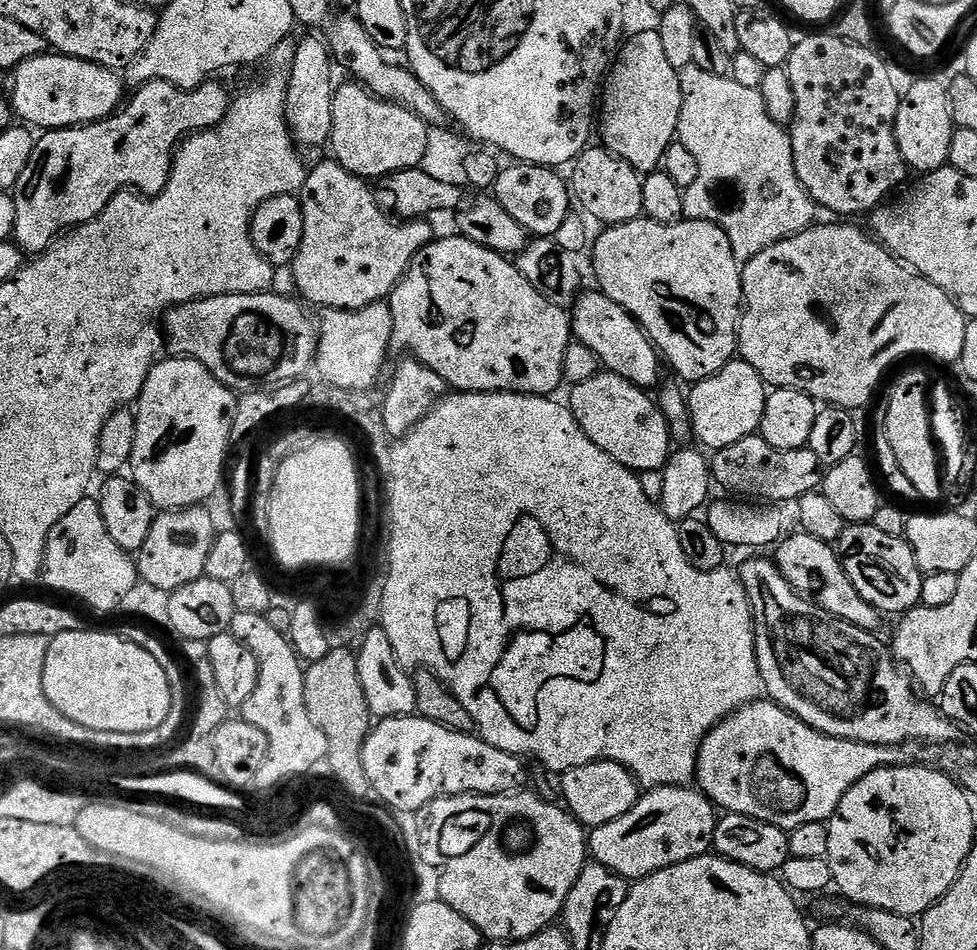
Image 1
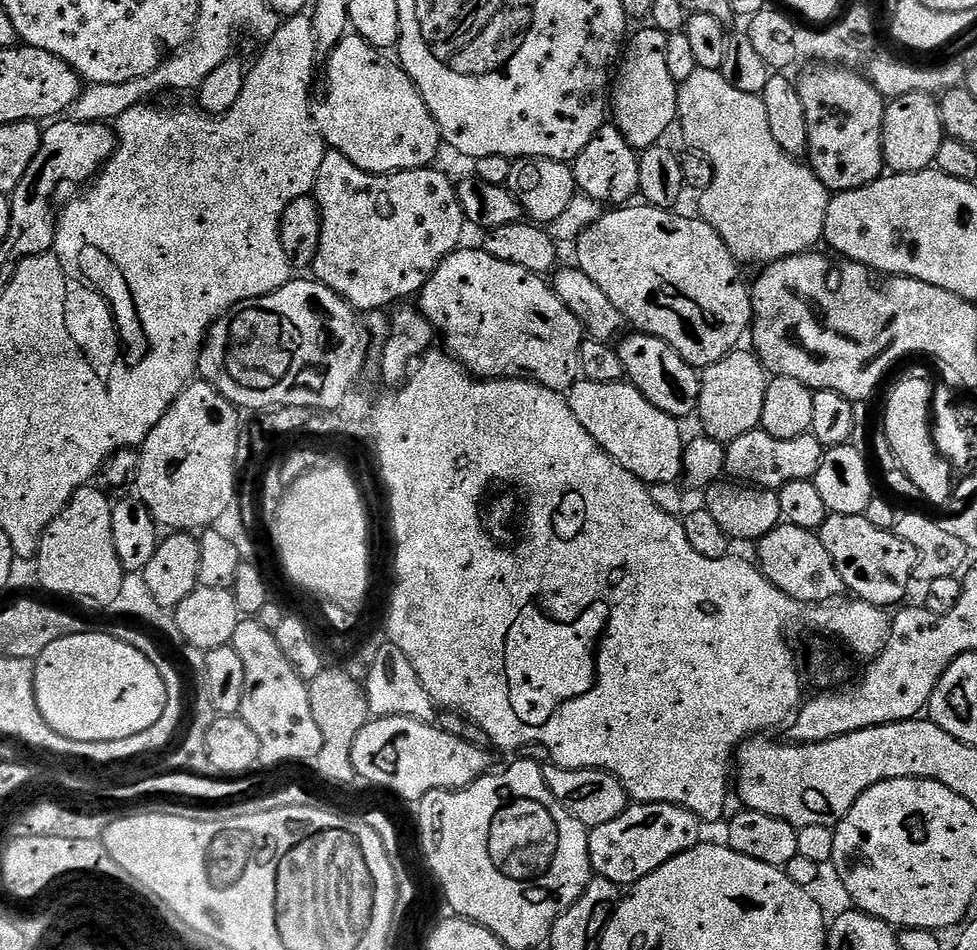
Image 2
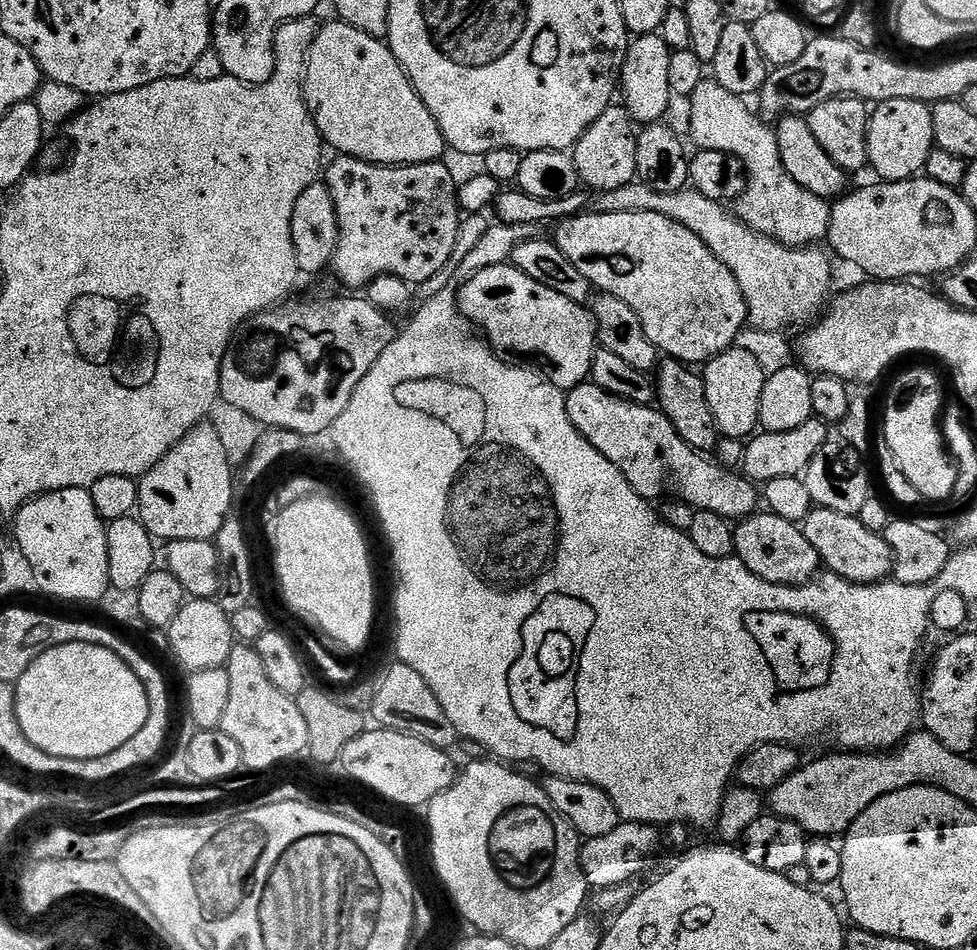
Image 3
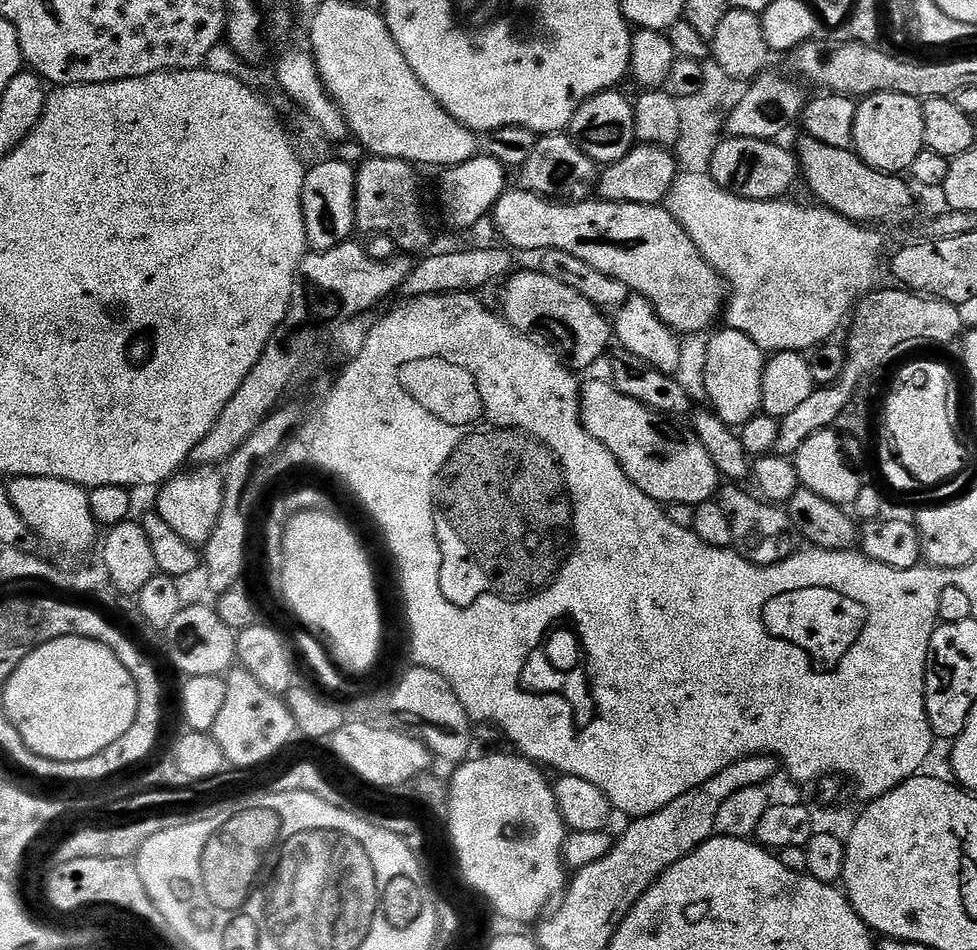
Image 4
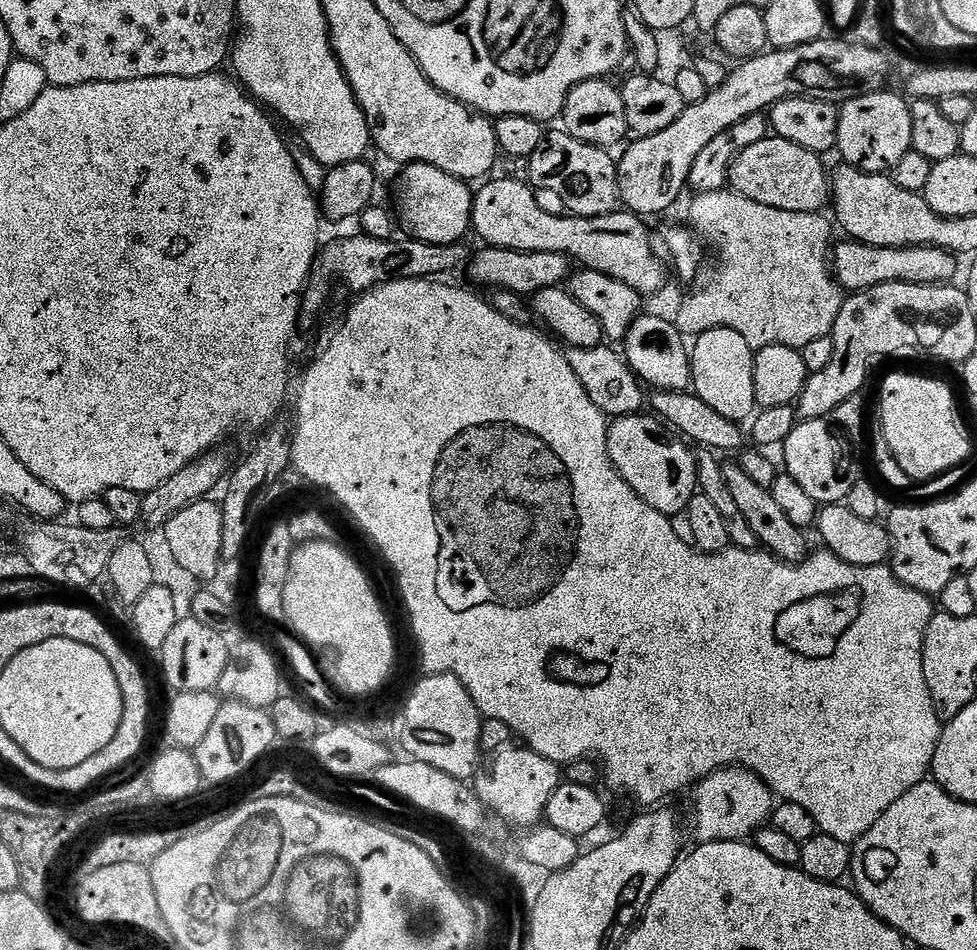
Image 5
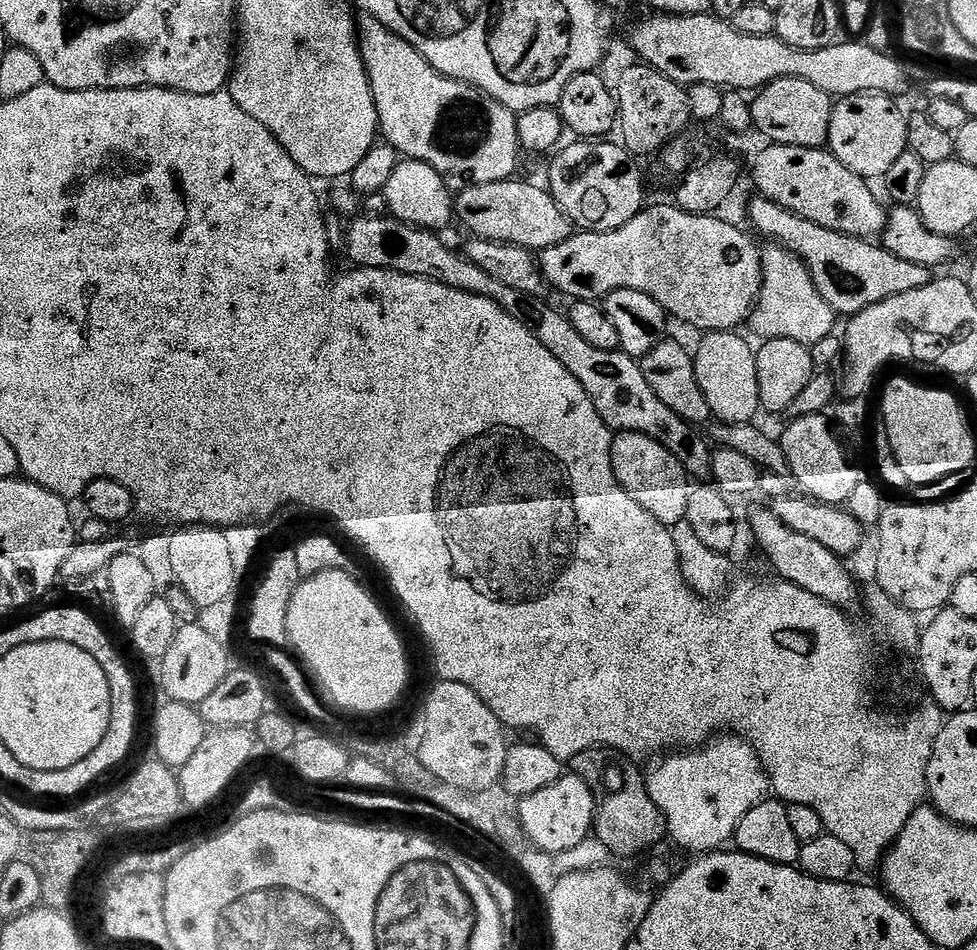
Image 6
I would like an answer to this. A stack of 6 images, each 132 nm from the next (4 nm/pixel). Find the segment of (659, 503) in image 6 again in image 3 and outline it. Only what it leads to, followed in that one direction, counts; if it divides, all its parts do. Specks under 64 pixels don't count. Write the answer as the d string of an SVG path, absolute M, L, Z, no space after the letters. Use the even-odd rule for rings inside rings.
M591 382L567 389L564 401L566 414L570 414L570 422L574 422L578 434L594 450L610 458L622 470L626 482L645 500L685 500L691 508L725 516L730 522L739 522L757 511L757 485L747 476L737 475L733 469L690 447L659 407L616 397Z

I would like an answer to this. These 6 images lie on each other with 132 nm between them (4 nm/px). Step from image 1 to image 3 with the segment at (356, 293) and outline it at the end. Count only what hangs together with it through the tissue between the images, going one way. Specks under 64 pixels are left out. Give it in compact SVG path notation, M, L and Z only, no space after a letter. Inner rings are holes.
M337 155L335 159L336 161L329 168L327 165L326 171L322 176L323 183L328 185L330 198L334 202L334 214L338 214L338 242L336 243L334 258L330 265L331 271L336 271L337 278L346 287L360 288L360 290L367 289L370 281L379 276L397 276L398 278L402 278L410 286L415 286L426 282L427 279L434 278L434 274L437 274L438 270L442 269L442 266L445 266L446 262L450 260L458 234L462 230L462 224L460 224L462 209L458 195L458 180L452 177L451 170L444 165L444 162L434 160L425 164L371 164L353 156Z

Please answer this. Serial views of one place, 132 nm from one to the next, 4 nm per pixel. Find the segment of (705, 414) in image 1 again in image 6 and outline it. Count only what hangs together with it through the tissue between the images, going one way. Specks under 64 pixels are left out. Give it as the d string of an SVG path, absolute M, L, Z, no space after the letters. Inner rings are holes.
M736 330L710 332L694 348L698 386L702 386L712 415L721 424L751 424L756 420L756 412L761 411L756 354L753 345L748 345L740 334Z

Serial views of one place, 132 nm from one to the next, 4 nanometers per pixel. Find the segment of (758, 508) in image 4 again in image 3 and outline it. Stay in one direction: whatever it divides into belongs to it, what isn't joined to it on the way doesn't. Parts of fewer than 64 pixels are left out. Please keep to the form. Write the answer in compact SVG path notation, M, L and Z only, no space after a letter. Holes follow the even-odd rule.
M760 510L751 516L745 516L735 525L736 550L734 555L750 569L758 578L775 584L803 584L815 577L821 571L820 555L810 542L806 542L806 534L799 523L792 523L786 518L778 517L769 510Z

